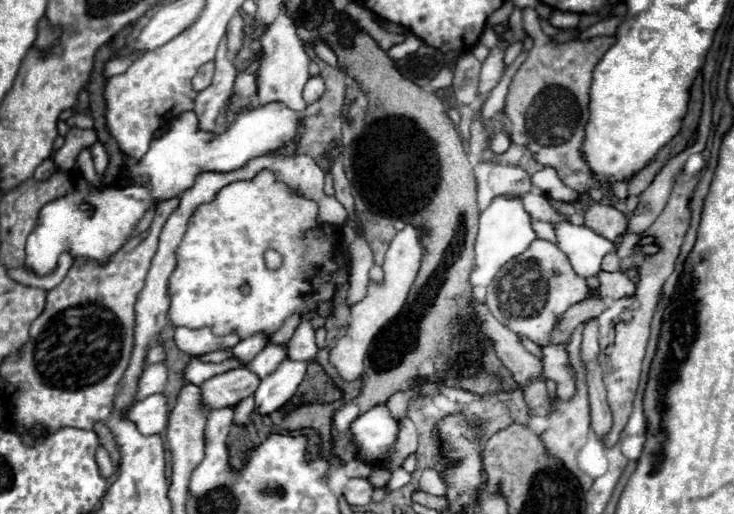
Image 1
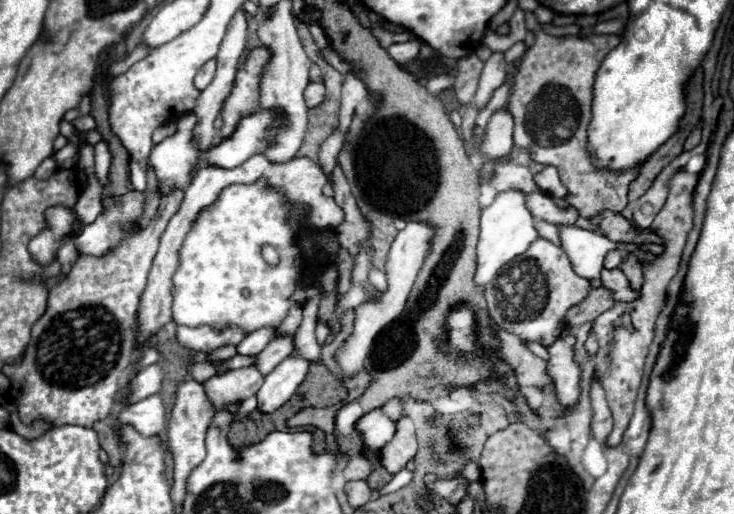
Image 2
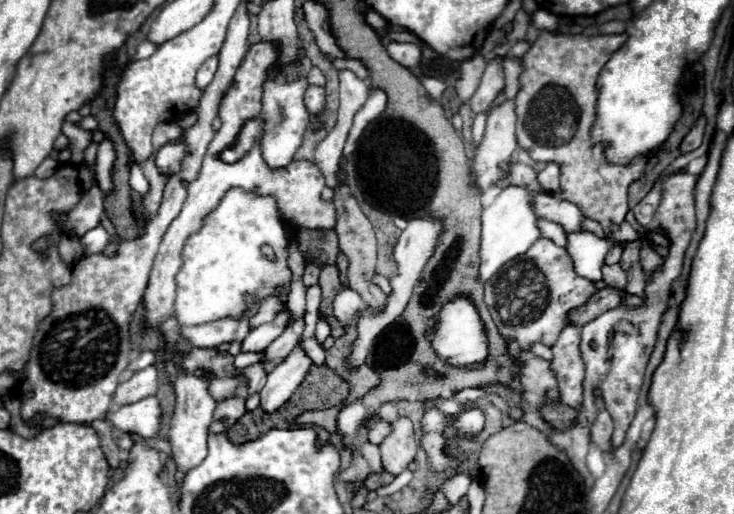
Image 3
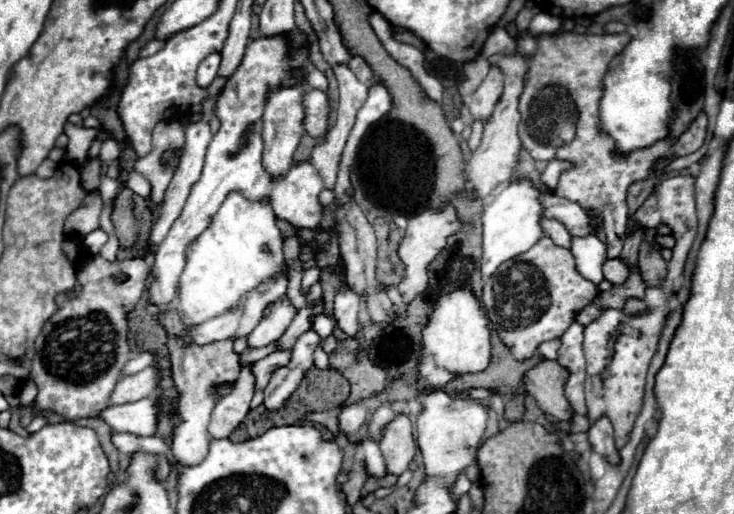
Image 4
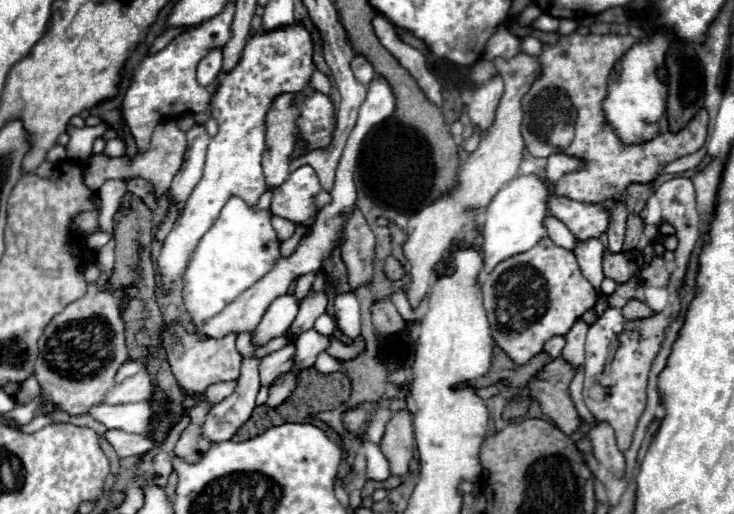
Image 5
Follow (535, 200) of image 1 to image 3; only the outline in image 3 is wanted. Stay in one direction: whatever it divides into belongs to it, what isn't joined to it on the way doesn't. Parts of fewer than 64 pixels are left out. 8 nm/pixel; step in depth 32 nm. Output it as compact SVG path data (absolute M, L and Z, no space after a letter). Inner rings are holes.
M550 192L536 194L536 214L540 218L562 224L566 232L586 232L582 228L582 224L586 220L582 210L568 200L558 200L558 196L554 196Z

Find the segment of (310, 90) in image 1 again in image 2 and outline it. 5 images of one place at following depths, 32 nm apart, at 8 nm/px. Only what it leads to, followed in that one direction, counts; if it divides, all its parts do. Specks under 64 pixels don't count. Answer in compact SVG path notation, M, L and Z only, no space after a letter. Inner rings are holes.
M310 82L306 92L304 92L304 100L308 108L316 108L324 102L324 84L322 82Z

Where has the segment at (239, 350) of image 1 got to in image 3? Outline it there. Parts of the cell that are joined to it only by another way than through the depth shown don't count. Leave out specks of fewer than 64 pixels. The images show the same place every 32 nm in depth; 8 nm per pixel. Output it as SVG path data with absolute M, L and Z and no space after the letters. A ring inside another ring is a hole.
M284 306L276 316L274 320L270 322L264 322L260 326L256 326L242 342L242 352L248 352L248 350L264 350L266 346L270 346L288 326L292 318L292 312Z

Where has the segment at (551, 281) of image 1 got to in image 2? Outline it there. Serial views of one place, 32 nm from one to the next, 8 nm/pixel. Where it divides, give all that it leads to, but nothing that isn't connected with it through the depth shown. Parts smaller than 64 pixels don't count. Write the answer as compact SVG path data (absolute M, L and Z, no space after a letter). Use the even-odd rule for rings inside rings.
M538 238L524 256L516 256L516 260L504 264L484 290L490 316L500 330L516 334L522 342L540 342L550 346L556 342L564 326L566 312L586 300L592 284L590 280L576 276L566 252L560 246Z

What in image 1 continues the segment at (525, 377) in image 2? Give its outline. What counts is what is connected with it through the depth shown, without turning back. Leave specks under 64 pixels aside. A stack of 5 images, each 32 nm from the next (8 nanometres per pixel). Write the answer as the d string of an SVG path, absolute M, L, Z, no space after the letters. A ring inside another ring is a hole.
M476 304L476 314L482 320L482 330L484 334L492 340L494 348L496 348L496 356L504 362L504 366L514 374L514 380L518 382L518 386L526 386L534 380L544 380L542 376L542 360L534 354L530 354L520 338L504 328L490 312L488 306L484 304Z

